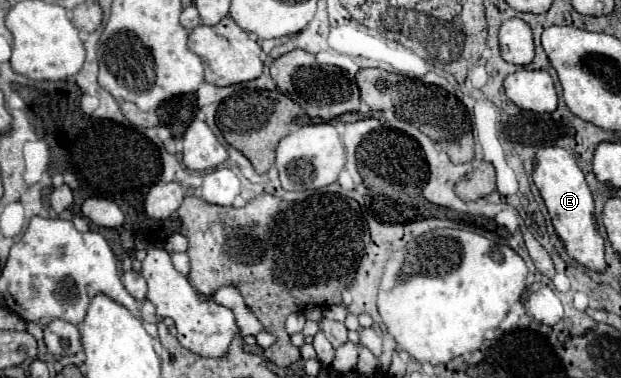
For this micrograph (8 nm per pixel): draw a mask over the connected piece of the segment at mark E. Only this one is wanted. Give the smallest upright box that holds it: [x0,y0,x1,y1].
[533,146,605,272]

